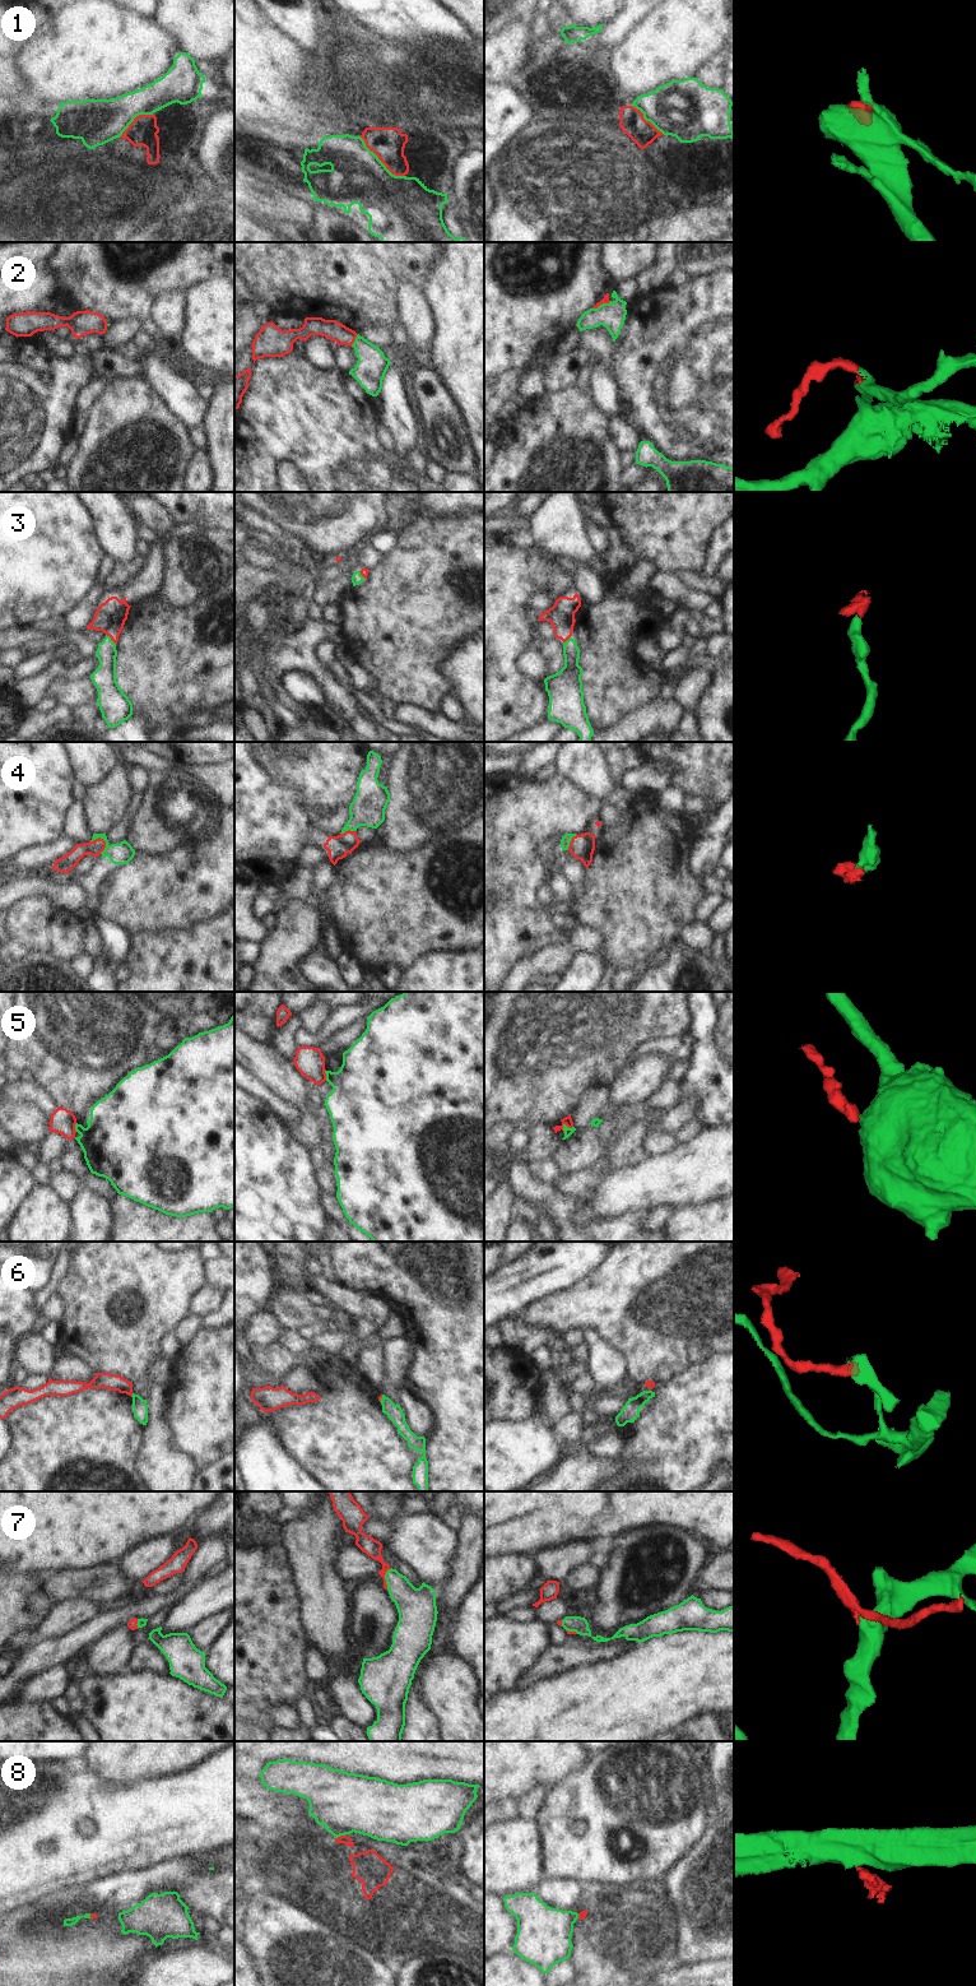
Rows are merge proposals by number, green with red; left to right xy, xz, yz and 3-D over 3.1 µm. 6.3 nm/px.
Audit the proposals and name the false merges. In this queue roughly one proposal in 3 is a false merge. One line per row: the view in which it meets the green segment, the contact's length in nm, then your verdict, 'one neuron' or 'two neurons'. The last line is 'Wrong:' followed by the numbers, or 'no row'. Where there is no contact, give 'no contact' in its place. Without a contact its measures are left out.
1: meets green in xz; contact 380 nm long; one neuron
2: meets green in xz; contact 90 nm long; one neuron
3: meets green in xy; contact 80 nm long; one neuron
4: meets green in xy; contact 110 nm long; one neuron
5: meets green in yz; contact 80 nm long; two neurons
6: meets green in xy; contact 30 nm long; two neurons
7: meets green in xz; contact 140 nm long; one neuron
8: meets green in xz; contact 70 nm long; two neurons
Wrong: 5, 6, 8

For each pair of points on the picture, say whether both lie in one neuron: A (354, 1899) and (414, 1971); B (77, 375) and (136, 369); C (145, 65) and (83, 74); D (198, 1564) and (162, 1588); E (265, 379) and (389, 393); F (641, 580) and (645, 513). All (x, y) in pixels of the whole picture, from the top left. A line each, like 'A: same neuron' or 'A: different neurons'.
A: different neurons
B: different neurons
C: same neuron
D: different neurons
E: different neurons
F: different neurons

